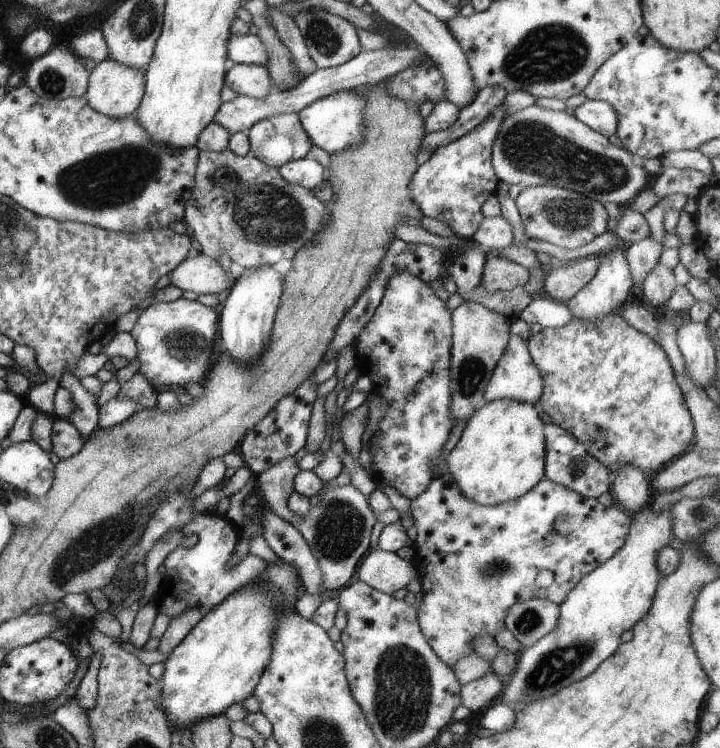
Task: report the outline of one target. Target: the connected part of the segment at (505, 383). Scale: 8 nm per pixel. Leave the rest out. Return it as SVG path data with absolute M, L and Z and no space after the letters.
M520 317L512 319L507 344L489 377L482 396L483 403L508 398L514 401L537 404L542 391L542 380L527 350L527 340L530 336L529 327L530 324L521 320Z

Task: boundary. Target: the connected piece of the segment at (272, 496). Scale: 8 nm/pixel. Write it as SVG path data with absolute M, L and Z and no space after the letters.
M293 455L277 459L267 470L256 475L257 487L253 497L267 506L271 512L281 517L286 523L299 524L302 517L293 514L287 508L286 502L289 495L294 491L294 476L300 470Z

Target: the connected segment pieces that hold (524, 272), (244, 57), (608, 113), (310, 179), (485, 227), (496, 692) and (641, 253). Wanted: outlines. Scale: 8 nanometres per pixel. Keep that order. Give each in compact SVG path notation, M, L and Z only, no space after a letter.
M505 257L488 258L482 268L480 286L486 291L508 291L528 281L528 269Z
M231 35L226 42L226 55L231 62L266 65L266 48L257 35Z
M586 99L574 108L572 115L607 138L616 131L616 112L608 102Z
M305 157L282 164L278 171L287 182L307 190L312 190L323 180L321 165Z
M500 214L496 217L483 217L471 238L475 244L484 246L485 250L494 248L498 251L511 245L512 240L512 224Z
M487 671L475 680L460 686L460 704L468 708L470 712L487 706L491 700L499 700L503 684L499 675L493 671Z
M650 237L625 246L624 253L634 285L640 286L645 275L658 263L662 250Z

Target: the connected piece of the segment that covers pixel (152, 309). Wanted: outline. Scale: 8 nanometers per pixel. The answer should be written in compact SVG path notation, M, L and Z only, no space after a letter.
M182 297L176 298L172 301L153 301L142 309L139 317L137 318L133 329L129 332L135 341L136 346L136 359L140 364L138 366L138 372L141 372L143 376L148 380L151 388L154 389L156 386L183 386L183 384L187 384L187 382L201 382L203 378L205 378L205 374L207 374L207 370L209 370L209 366L211 366L211 348L213 348L213 338L215 338L215 334L218 332L218 312L208 306L199 304L199 302L189 301L187 299L183 299Z

